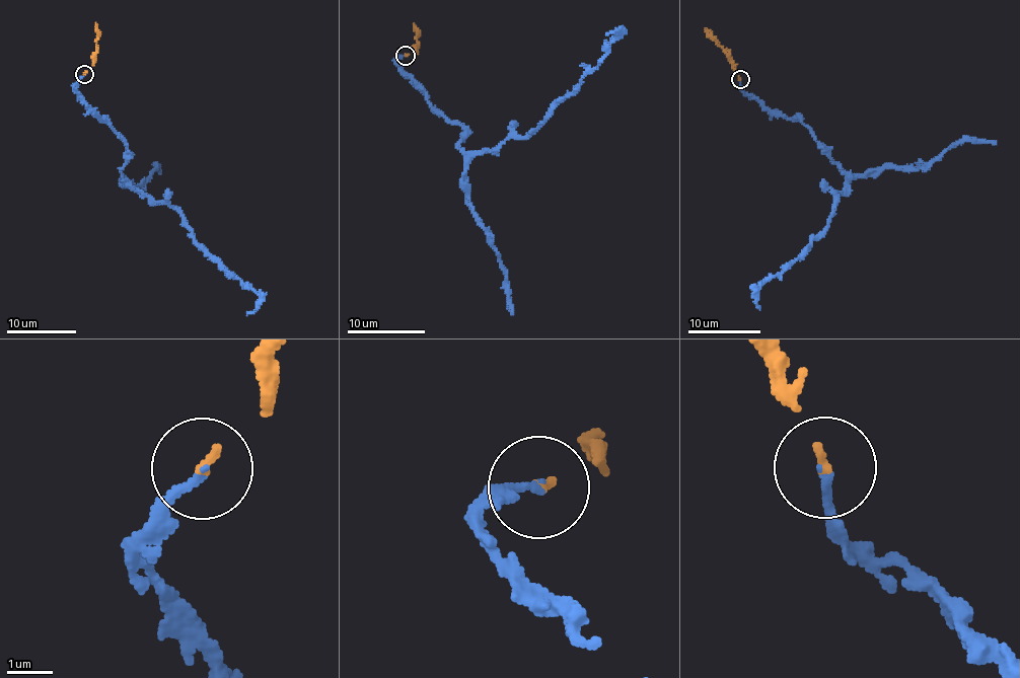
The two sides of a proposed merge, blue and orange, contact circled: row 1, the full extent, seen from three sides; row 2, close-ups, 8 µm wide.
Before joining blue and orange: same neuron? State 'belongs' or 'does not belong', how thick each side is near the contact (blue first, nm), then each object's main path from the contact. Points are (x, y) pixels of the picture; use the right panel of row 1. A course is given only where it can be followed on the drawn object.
belongs | 160/150 nm | blue via (740, 80), (745, 93), (794, 117), (815, 138), (848, 185), (812, 244), (760, 285), (759, 309) | orange via (740, 80), (732, 59), (705, 28)

